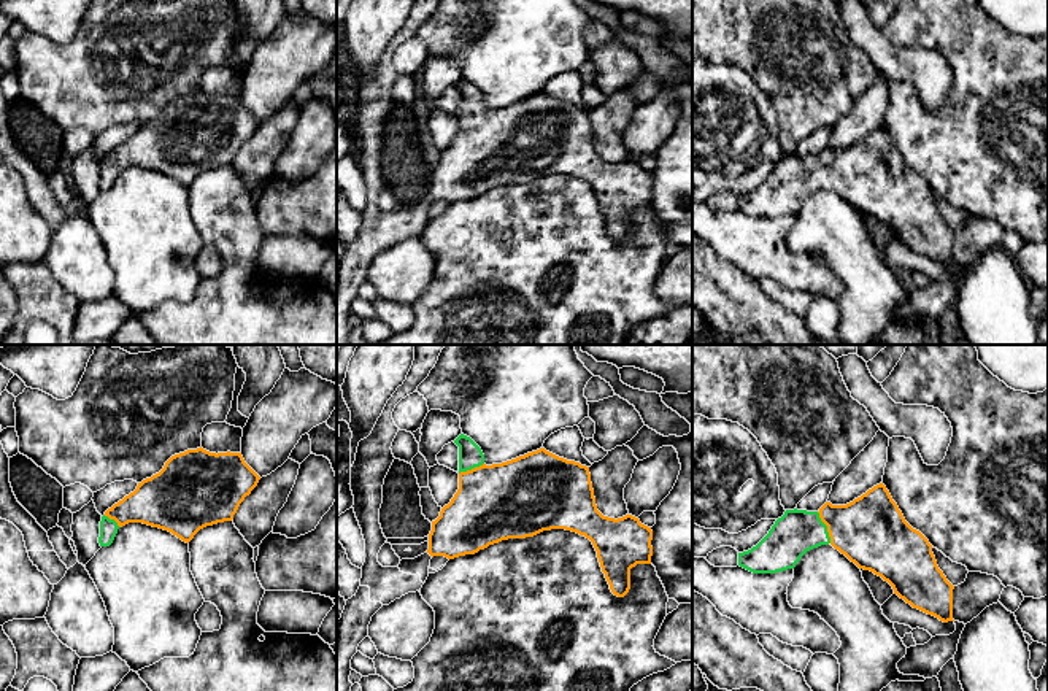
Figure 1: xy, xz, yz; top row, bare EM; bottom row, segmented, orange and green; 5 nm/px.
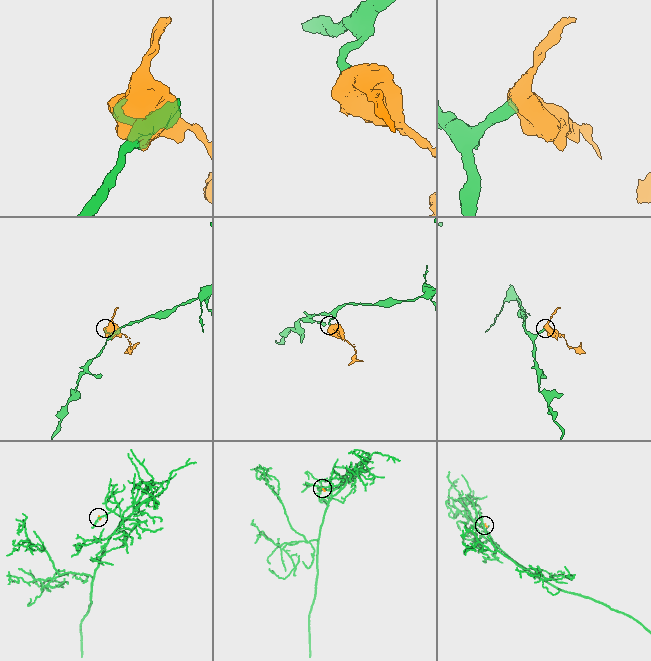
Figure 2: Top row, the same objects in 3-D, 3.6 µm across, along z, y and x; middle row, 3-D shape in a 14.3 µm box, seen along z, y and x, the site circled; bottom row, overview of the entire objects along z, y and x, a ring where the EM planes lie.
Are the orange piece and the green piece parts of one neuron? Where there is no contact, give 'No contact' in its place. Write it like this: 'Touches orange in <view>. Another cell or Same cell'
Touches orange in yz. Same cell

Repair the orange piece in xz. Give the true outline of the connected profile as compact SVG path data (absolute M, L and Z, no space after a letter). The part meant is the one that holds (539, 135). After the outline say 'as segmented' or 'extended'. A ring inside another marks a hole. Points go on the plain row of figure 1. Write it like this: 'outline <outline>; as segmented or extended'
outline M460 78L454 87L459 91L459 133L432 165L427 194L432 202L454 203L475 199L502 184L565 173L592 186L610 234L618 241L624 241L630 234L630 213L637 208L651 208L651 172L632 159L618 164L603 160L595 149L589 111L545 92L486 110L481 92L470 81Z; extended

